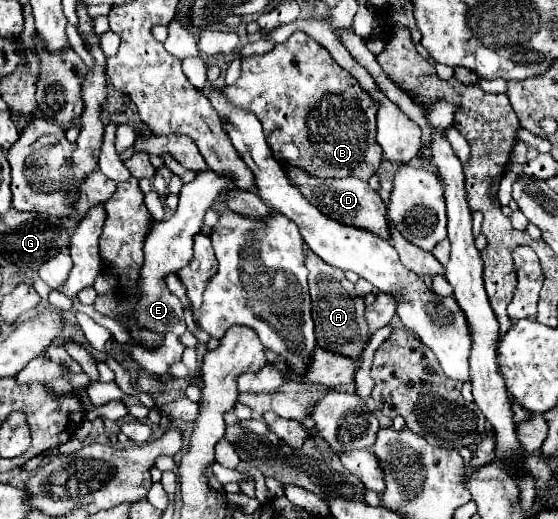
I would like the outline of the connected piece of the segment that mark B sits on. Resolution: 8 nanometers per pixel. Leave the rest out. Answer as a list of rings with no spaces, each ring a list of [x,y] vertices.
[[[295,31],[285,43],[275,45],[275,49],[269,53],[243,57],[241,75],[225,89],[225,95],[229,95],[233,105],[245,107],[261,119],[269,147],[273,147],[273,157],[277,161],[299,167],[313,177],[359,177],[369,181],[369,177],[377,173],[383,161],[383,151],[375,141],[377,103],[373,103],[373,99],[369,99],[369,95],[357,87],[357,81],[347,71],[341,71],[341,67],[333,63],[333,57],[329,51],[325,51],[323,45],[301,31]]]

